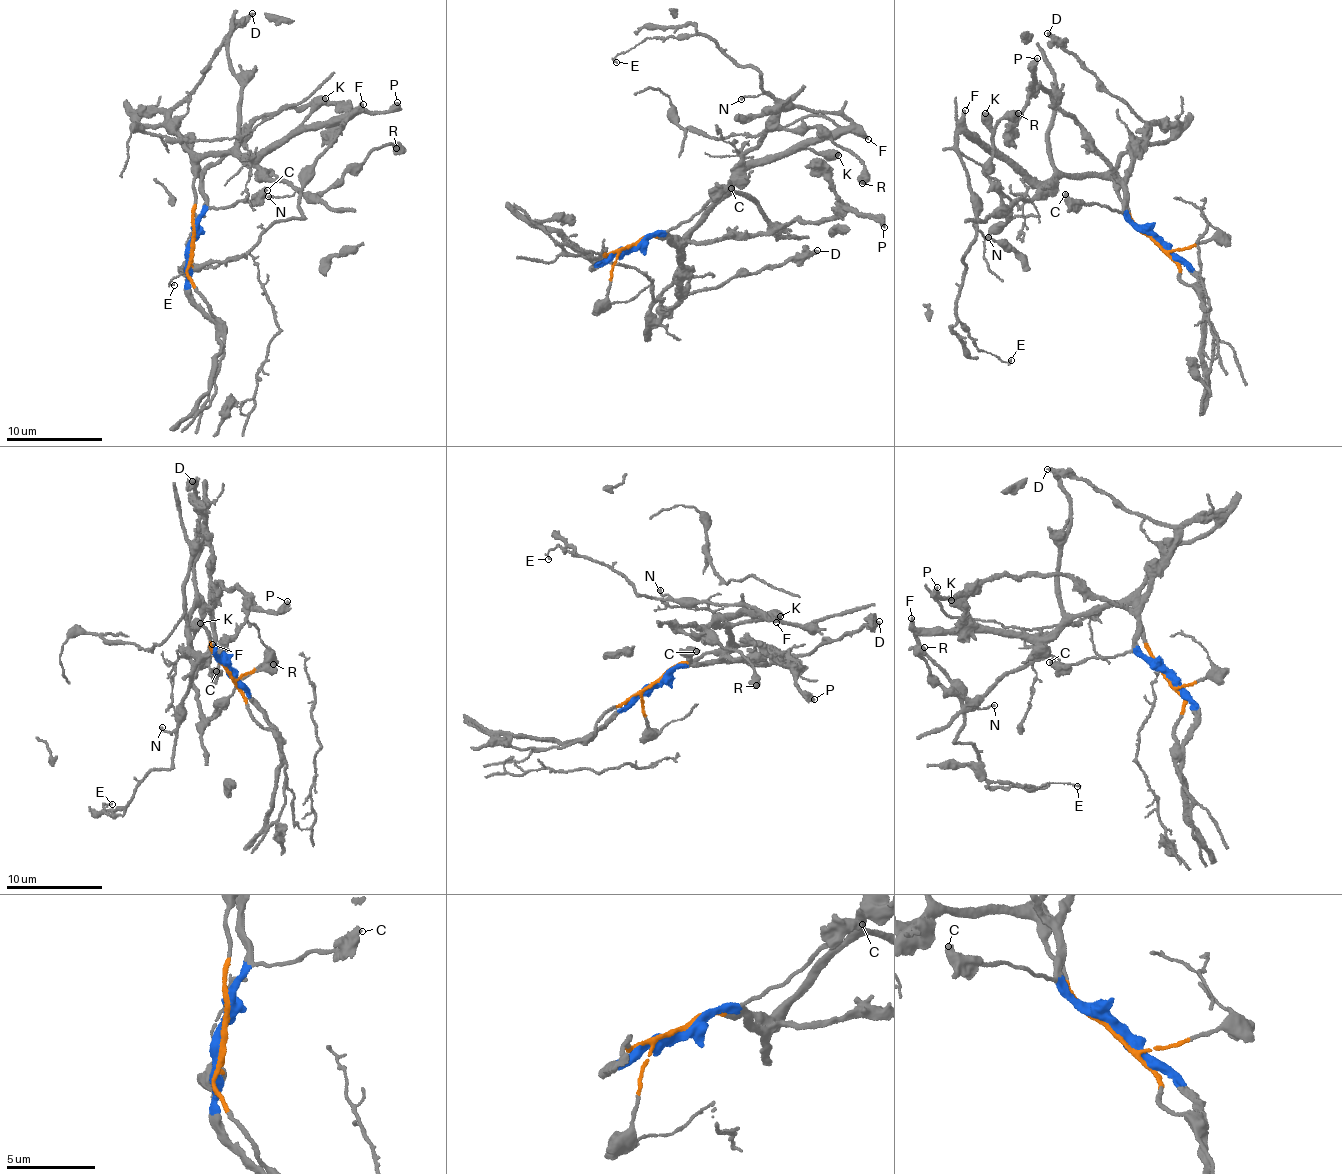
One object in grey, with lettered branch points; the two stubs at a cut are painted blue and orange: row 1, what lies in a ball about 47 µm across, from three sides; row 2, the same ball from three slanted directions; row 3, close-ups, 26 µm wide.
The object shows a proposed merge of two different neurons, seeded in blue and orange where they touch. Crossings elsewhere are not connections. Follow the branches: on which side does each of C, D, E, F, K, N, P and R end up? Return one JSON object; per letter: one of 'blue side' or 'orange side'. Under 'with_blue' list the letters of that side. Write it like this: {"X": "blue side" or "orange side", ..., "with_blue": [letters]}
{"C": "blue side", "D": "blue side", "E": "orange side", "F": "orange side", "K": "orange side", "N": "orange side", "P": "blue side", "R": "orange side", "with_blue": ["C", "D", "P"]}

